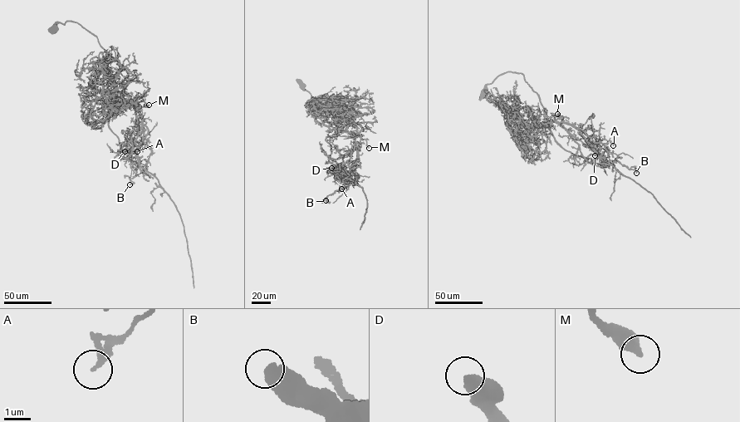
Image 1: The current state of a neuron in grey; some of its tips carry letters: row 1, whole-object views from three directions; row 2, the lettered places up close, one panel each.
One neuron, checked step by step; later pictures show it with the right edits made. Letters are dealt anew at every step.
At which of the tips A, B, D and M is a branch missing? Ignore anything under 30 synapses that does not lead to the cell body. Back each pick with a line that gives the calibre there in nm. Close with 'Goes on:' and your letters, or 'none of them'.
Goes on: none of them

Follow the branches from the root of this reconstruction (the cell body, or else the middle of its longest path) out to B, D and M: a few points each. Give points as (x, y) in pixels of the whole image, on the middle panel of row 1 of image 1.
B: (301, 85), (326, 121), (357, 135), (337, 133), (326, 138), (330, 158), (343, 166), (347, 180), (325, 200)
D: (301, 85), (326, 121), (357, 135), (338, 132), (353, 135), (357, 155), (339, 177), (331, 168)
M: (301, 85), (326, 121), (335, 128), (357, 135), (340, 135), (336, 124), (352, 121), (369, 148)

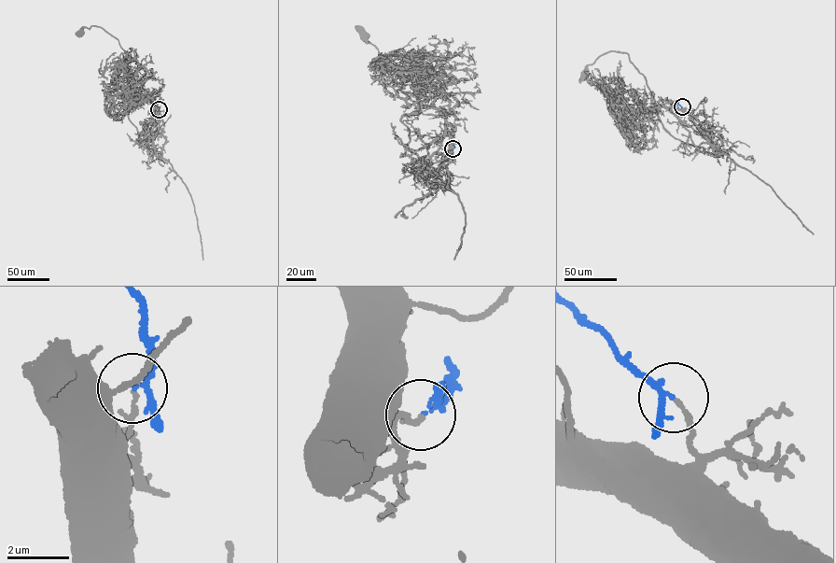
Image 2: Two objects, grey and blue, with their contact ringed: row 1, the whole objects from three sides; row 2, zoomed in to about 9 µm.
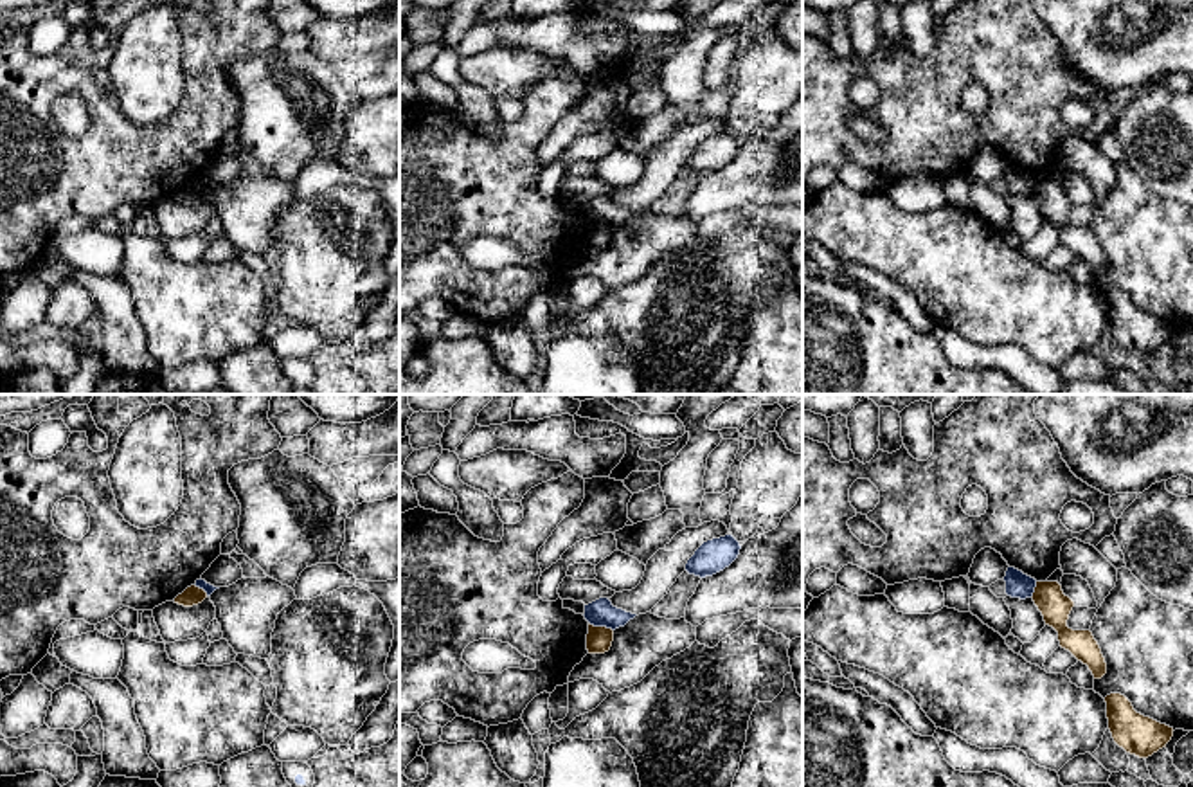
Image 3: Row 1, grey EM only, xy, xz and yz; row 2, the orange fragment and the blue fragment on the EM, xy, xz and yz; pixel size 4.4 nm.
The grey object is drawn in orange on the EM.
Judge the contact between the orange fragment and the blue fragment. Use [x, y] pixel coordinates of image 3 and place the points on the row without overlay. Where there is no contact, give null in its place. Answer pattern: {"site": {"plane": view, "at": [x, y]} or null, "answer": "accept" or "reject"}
{"site": {"plane": "xz", "at": [601, 224]}, "answer": "reject"}

